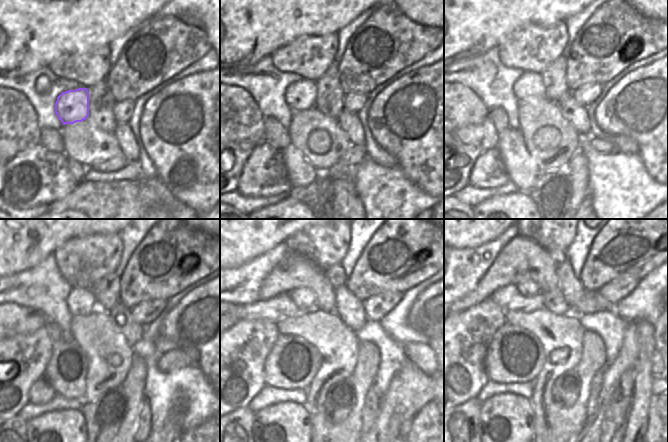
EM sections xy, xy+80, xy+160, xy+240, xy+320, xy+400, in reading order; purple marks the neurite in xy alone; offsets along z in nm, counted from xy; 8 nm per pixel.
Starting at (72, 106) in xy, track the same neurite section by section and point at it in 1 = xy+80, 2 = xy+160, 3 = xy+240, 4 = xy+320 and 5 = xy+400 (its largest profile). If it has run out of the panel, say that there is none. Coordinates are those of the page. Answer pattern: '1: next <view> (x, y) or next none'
1: next xy+80 (301, 95)
2: next xy+160 (530, 84)
3: next xy+240 (80, 302)
4: next xy+320 (304, 299)
5: next xy+400 (527, 288)

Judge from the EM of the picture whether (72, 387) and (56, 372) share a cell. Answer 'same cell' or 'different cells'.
same cell

